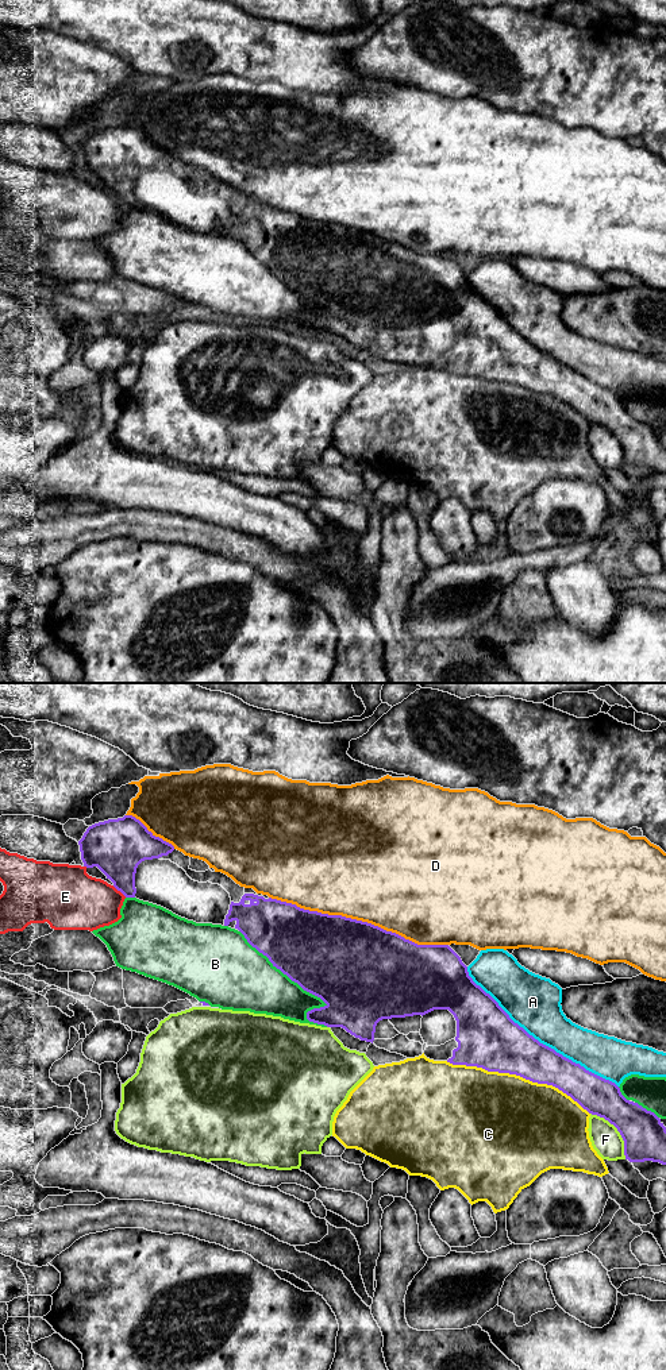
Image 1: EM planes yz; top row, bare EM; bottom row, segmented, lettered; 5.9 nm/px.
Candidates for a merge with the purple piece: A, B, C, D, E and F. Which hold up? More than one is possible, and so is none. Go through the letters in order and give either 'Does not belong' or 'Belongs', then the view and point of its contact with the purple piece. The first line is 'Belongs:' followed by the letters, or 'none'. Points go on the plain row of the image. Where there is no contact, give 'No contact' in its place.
Belongs: none
A: Does not belong. Touches purple at yz (536, 348)
B: Does not belong. Touches purple at yz (303, 297)
C: Does not belong. Touches purple at yz (518, 384)
D: Does not belong. Touches purple at yz (358, 230)
E: Does not belong. Touches purple at yz (119, 199)
F: Does not belong. Touches purple at yz (618, 439)

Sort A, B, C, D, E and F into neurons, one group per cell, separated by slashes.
A / B / C / D / E / F

